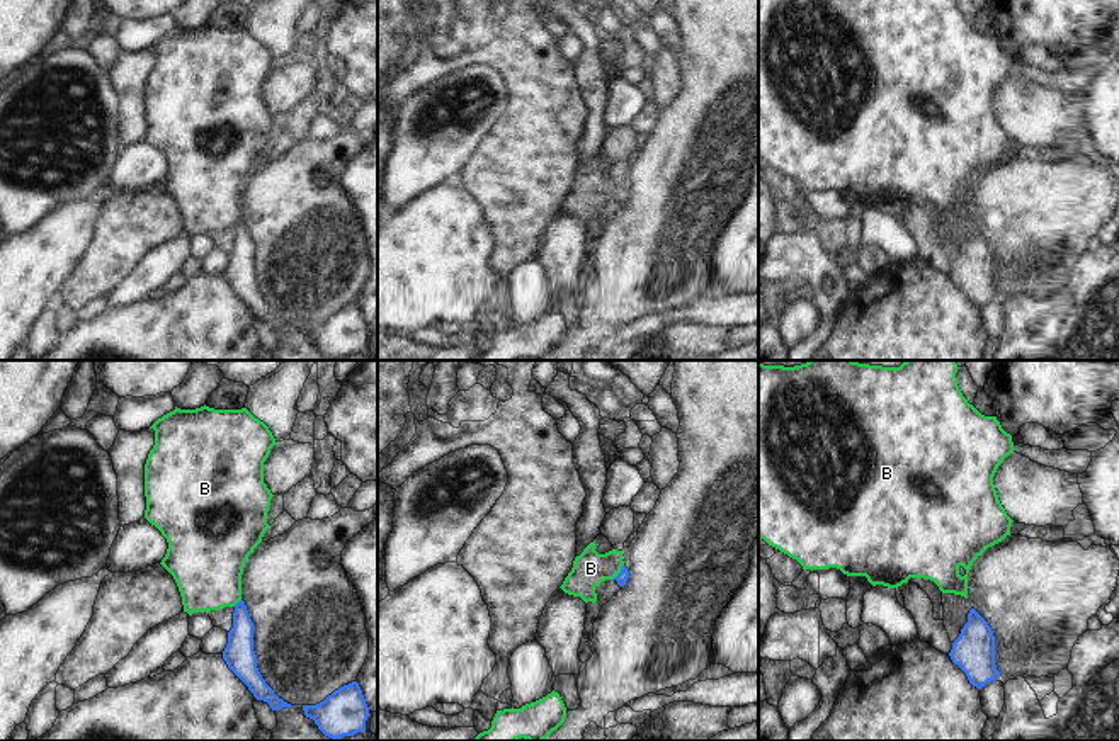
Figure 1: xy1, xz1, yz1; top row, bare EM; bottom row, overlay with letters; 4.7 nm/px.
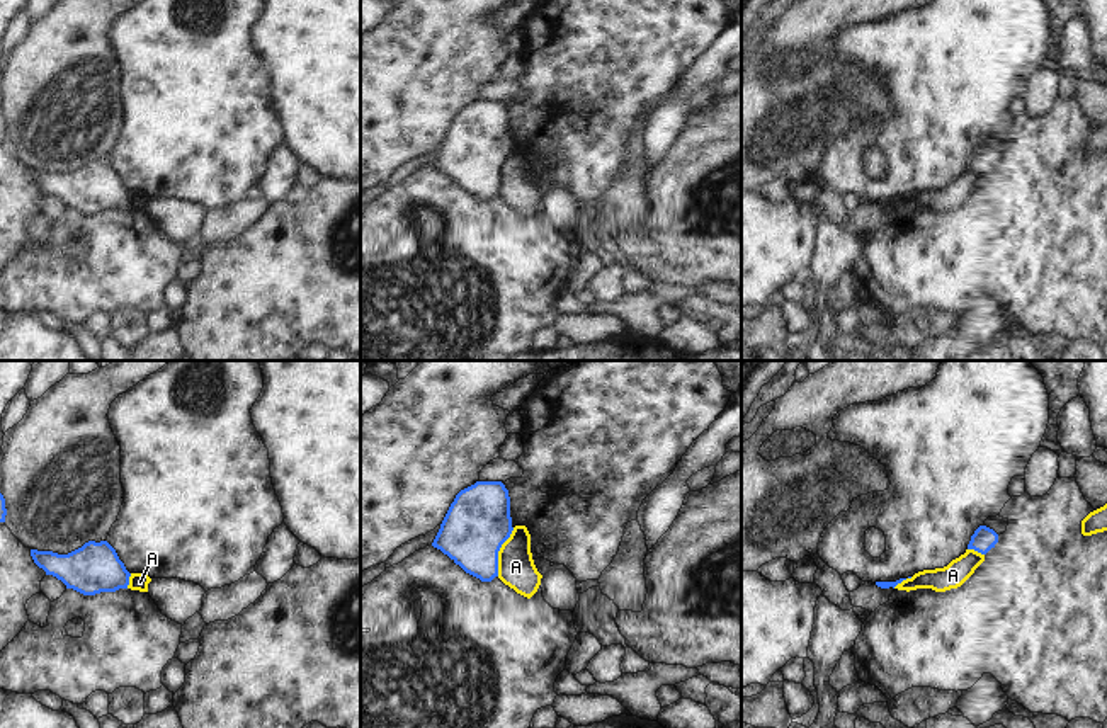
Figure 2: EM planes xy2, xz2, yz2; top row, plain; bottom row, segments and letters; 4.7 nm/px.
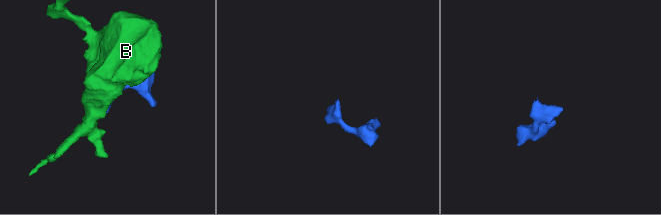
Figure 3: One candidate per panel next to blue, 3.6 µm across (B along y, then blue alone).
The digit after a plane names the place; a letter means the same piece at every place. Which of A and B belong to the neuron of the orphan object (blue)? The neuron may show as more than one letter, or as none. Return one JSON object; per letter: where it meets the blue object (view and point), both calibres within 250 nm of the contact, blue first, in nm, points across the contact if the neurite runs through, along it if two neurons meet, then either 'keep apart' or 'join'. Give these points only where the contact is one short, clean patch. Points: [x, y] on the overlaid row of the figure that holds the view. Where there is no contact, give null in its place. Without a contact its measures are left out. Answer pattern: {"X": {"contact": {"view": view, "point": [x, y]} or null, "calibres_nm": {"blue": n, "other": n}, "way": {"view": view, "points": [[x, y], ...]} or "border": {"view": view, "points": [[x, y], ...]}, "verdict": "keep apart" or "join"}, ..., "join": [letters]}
{"A": {"contact": {"view": "xz2", "point": [499, 550]}, "calibres_nm": {"blue": 300, "other": 180}, "border": {"view": "xz2", "points": [[514, 528], [499, 551], [497, 575]]}, "verdict": "keep apart"}, "B": {"contact": {"view": "xz1", "point": [621, 571]}, "calibres_nm": {"blue": 60, "other": 160}, "way": {"view": "xz1", "points": [[621, 578], [621, 571], [590, 568]]}, "verdict": "join"}, "join": ["B"]}

